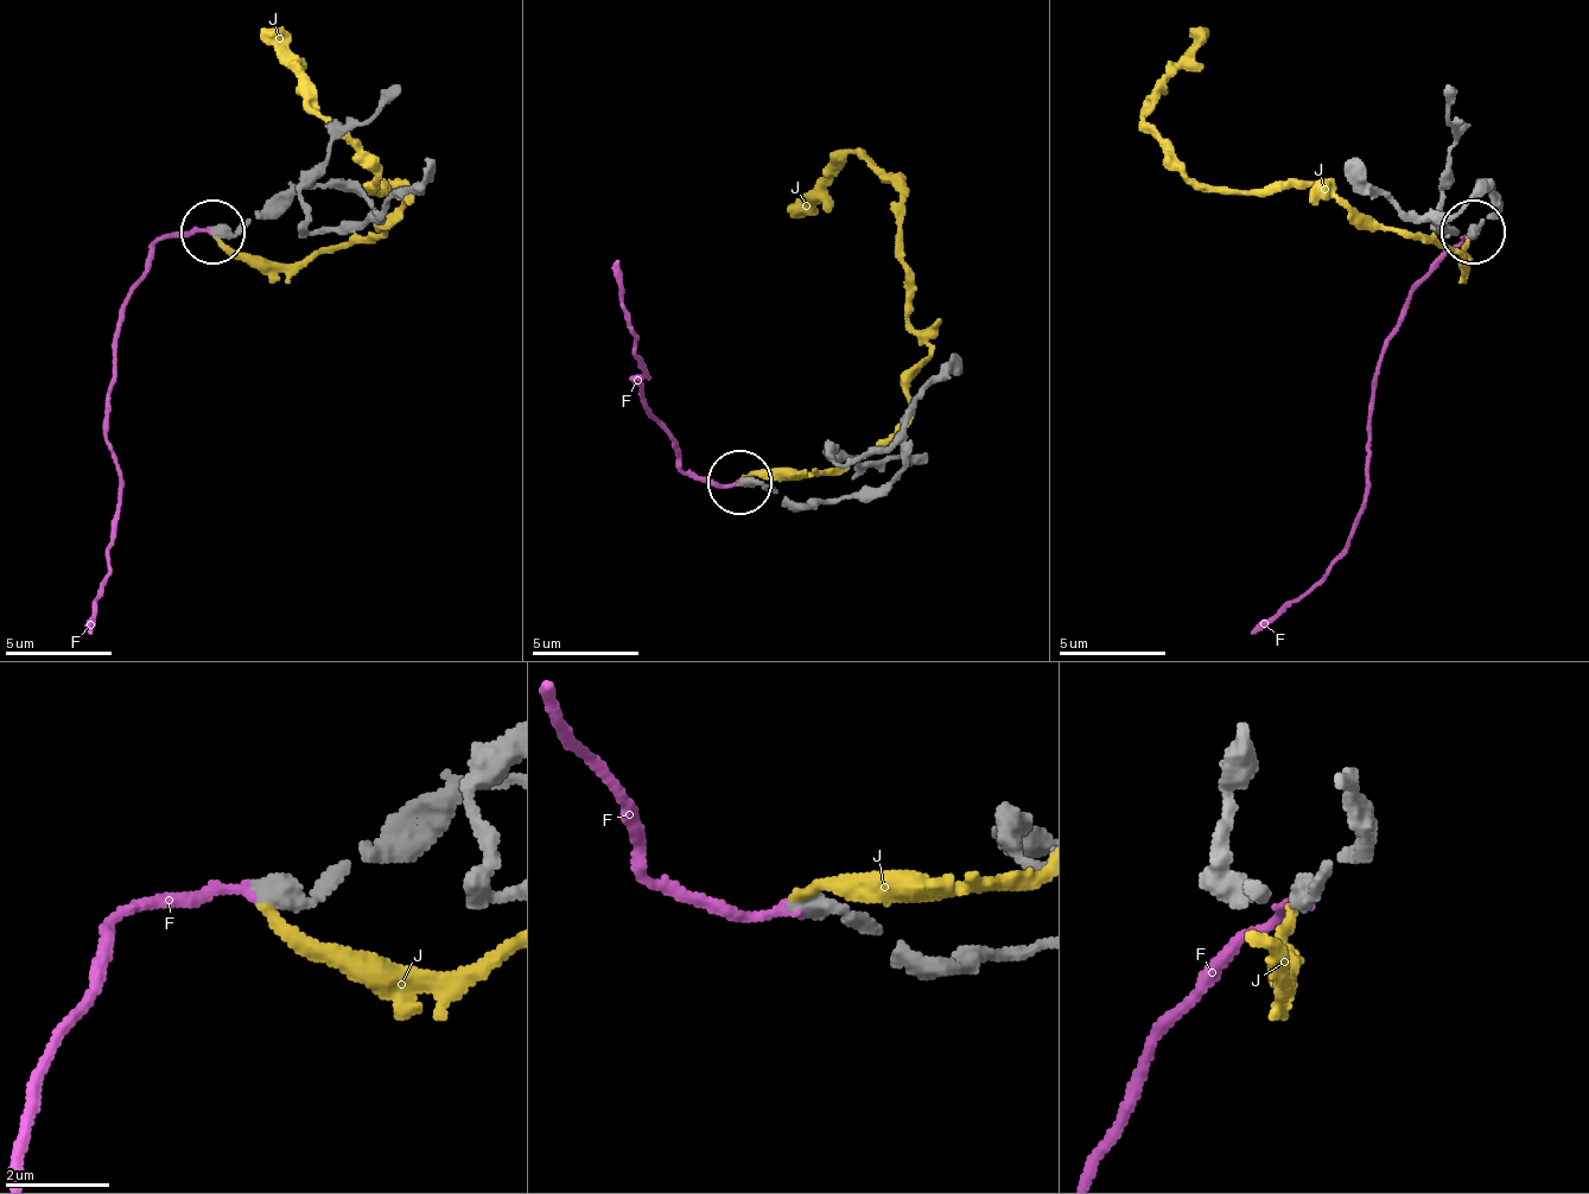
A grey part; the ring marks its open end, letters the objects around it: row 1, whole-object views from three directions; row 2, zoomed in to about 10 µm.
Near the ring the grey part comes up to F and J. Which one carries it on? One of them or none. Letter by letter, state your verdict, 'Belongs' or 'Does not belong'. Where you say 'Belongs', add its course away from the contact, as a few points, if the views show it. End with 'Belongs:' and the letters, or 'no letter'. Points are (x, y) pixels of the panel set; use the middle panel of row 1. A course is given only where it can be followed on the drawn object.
F: Belongs. Its course: (738, 481), (696, 481), (631, 379), (647, 374), (621, 310), (615, 261)
J: Does not belong
Belongs: F

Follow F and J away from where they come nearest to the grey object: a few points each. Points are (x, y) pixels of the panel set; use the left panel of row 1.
F: (211, 233), (169, 233), (126, 303), (105, 410), (105, 442), (120, 474), (115, 538), (94, 597), (88, 635)
J: (216, 239), (307, 265), (404, 201), (377, 190), (313, 83), (260, 30)

